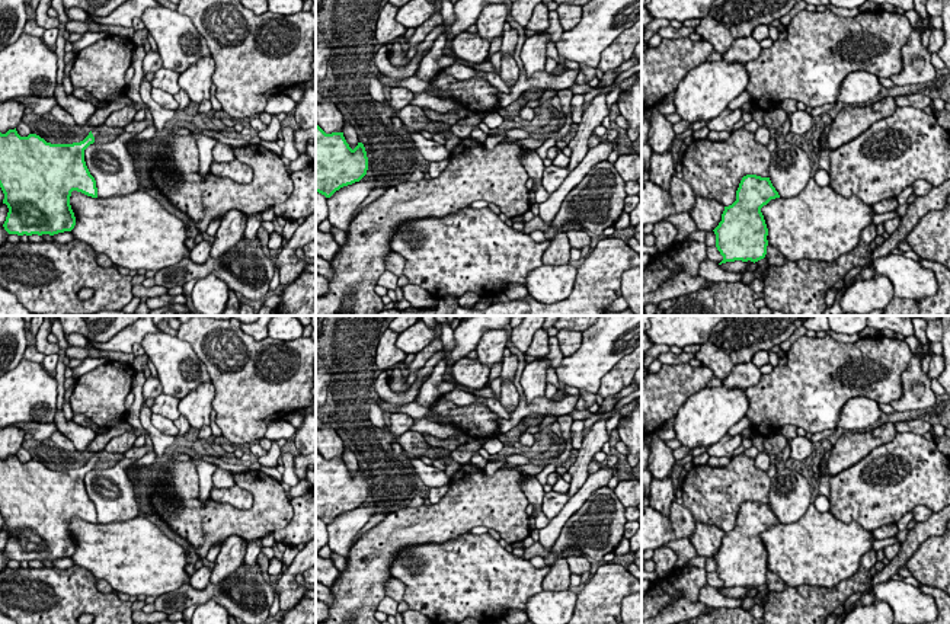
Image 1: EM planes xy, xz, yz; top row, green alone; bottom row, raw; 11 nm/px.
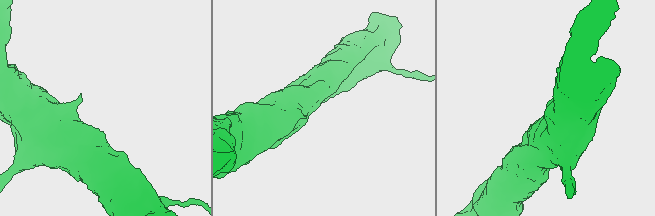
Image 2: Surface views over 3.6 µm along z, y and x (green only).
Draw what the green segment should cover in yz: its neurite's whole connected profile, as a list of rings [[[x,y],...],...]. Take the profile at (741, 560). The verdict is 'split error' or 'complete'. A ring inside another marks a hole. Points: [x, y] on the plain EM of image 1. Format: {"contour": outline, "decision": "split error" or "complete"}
{"contour": [[[746,500],[742,503],[736,516],[736,527],[732,531],[725,532],[722,547],[713,556],[716,560],[716,573],[723,582],[723,586],[719,591],[735,586],[751,586],[755,589],[765,583],[768,554],[761,534],[775,524],[780,524],[780,521],[770,503],[761,503],[757,500]]], "decision": "complete"}

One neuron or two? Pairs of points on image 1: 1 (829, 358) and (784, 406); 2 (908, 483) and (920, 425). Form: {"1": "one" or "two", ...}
{"1": "one", "2": "two"}

